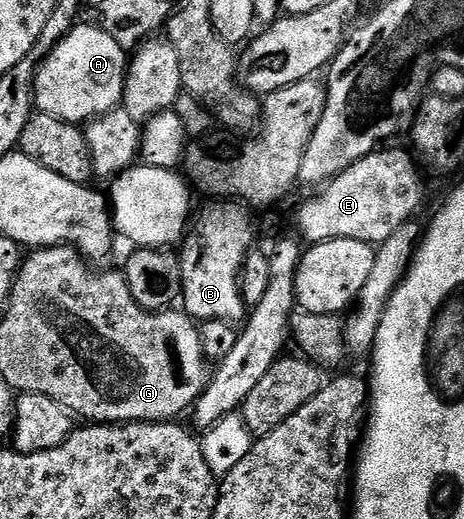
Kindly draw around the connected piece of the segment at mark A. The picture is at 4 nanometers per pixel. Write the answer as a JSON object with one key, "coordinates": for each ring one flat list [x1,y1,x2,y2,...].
{"coordinates":[[82,22,73,28,47,54,46,59,39,63,38,75,34,77,34,103,37,111,79,126,95,120,97,116,103,116,106,112,113,112,119,107,126,86,127,49,120,47,116,38,104,31,101,26,90,24]]}

